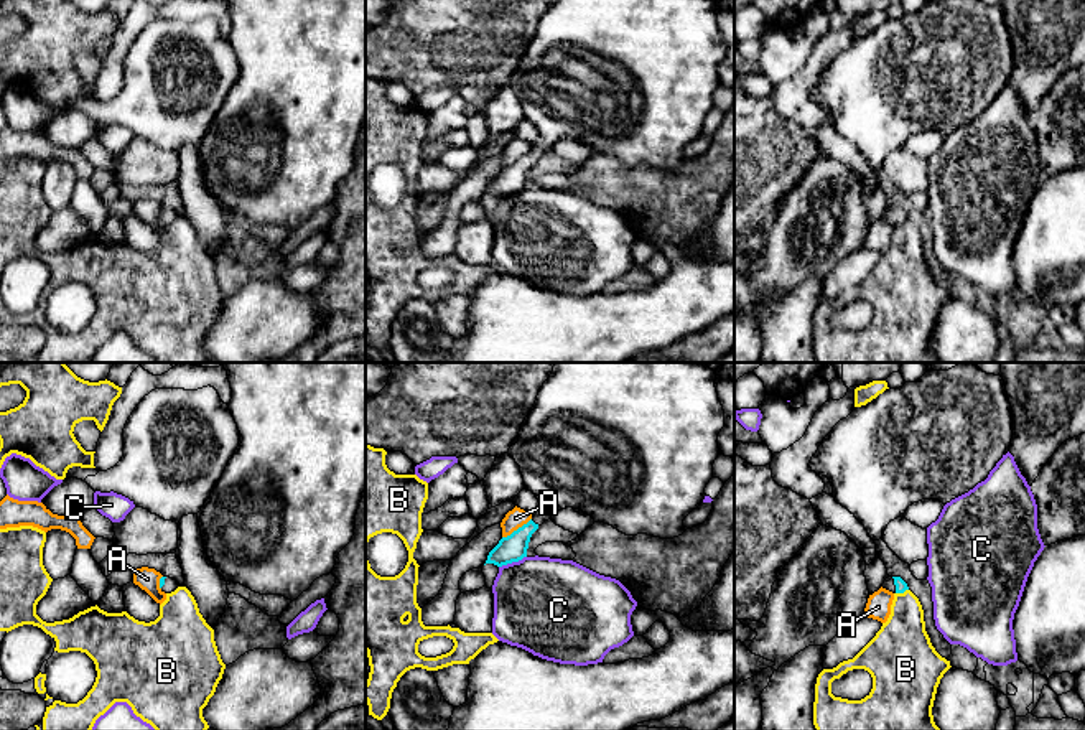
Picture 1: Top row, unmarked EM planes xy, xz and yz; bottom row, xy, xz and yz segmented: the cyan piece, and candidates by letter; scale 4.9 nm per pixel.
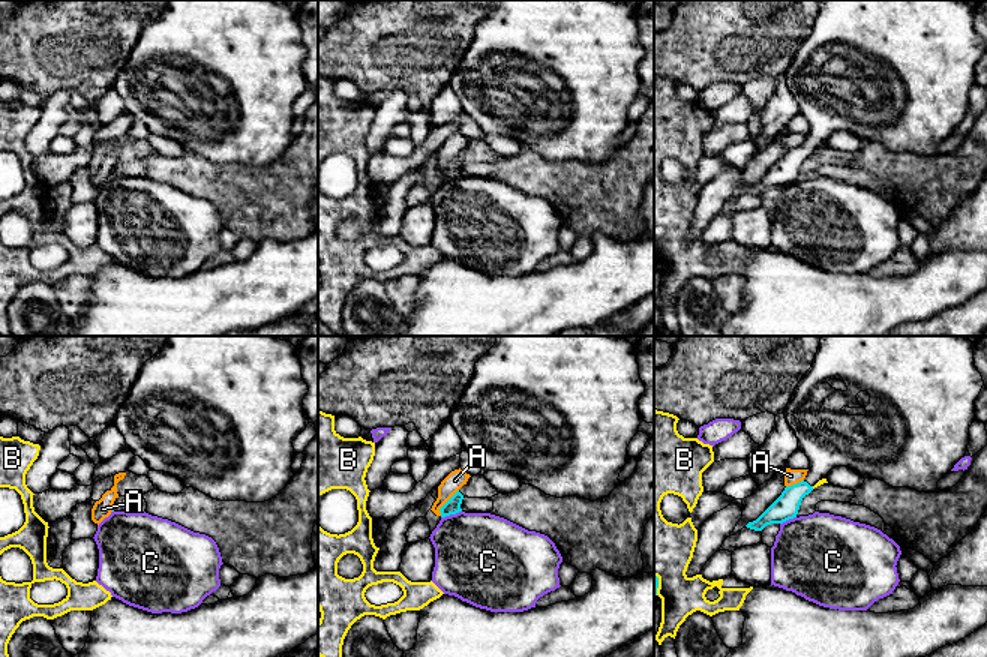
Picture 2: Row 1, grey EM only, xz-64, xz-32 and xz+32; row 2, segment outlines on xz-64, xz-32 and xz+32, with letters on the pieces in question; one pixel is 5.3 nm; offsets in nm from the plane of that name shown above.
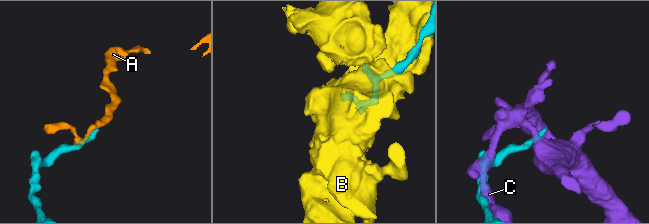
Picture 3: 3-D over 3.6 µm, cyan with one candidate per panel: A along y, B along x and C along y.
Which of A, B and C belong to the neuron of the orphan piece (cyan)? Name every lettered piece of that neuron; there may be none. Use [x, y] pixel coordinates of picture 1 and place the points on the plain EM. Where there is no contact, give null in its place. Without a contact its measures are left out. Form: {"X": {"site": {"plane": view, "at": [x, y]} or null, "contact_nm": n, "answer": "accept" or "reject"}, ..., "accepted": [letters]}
{"A": {"site": {"plane": "xz", "at": [517, 160]}, "contact_nm": 170, "answer": "reject"}, "B": {"site": {"plane": "yz", "at": [901, 223]}, "contact_nm": 70, "answer": "reject"}, "C": {"site": {"plane": "xz", "at": [512, 191]}, "contact_nm": 150, "answer": "reject"}, "accepted": []}

